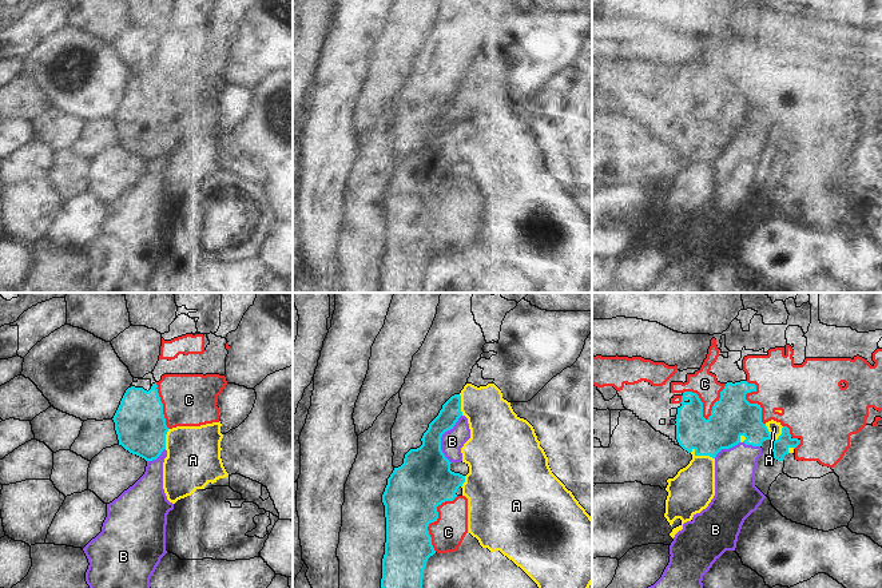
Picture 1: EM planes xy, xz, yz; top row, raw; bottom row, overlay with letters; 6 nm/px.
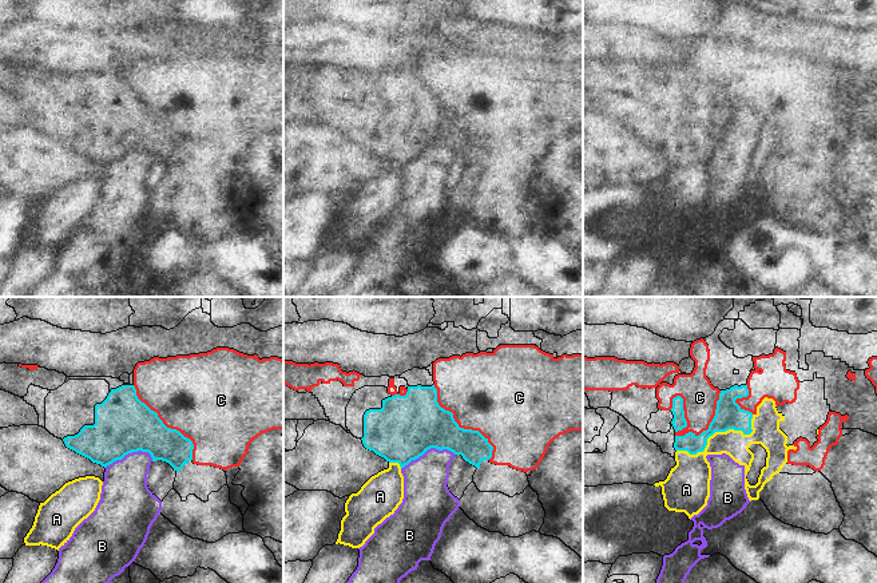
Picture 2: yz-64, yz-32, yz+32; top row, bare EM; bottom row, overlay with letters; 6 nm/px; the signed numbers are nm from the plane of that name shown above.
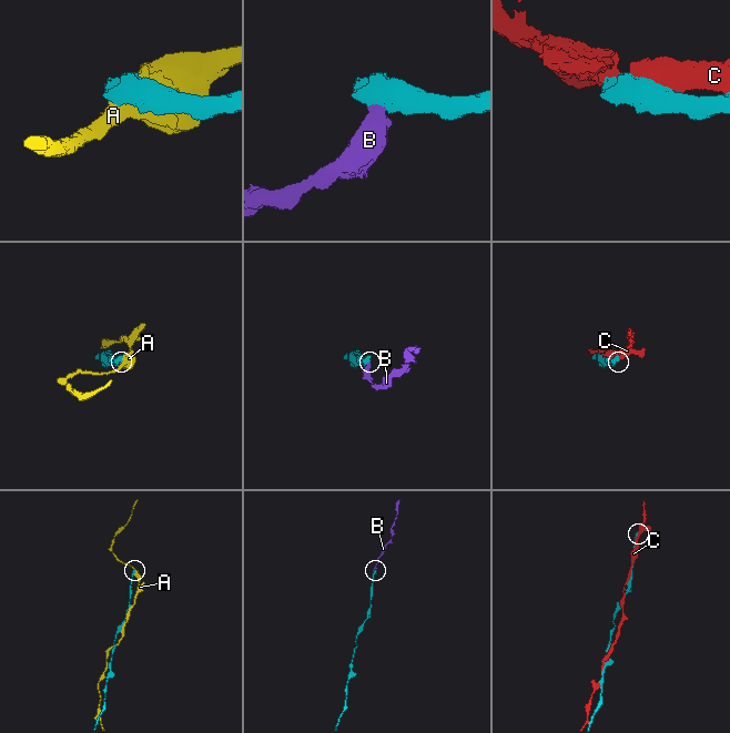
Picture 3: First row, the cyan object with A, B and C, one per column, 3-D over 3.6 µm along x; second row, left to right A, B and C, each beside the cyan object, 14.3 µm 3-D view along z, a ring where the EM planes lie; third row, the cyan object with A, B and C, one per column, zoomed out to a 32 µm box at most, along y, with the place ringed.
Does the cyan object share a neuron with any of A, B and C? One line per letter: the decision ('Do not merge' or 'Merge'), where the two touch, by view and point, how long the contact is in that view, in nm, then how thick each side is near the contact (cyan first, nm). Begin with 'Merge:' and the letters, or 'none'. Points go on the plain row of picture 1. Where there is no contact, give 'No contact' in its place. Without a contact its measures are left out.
Merge: none
A: Do not merge. Touches cyan at yz (769, 132). Shared border 130 nm. Thickness 260 nm (cyan) against 80 nm
B: Do not merge. Touches cyan at xz (440, 139). Shared border 300 nm. Thickness 320 nm (cyan) against 140 nm
C: Do not merge. Touches cyan at yz (703, 118). Shared border 280 nm. Thickness 260 nm (cyan) against 160 nm.

